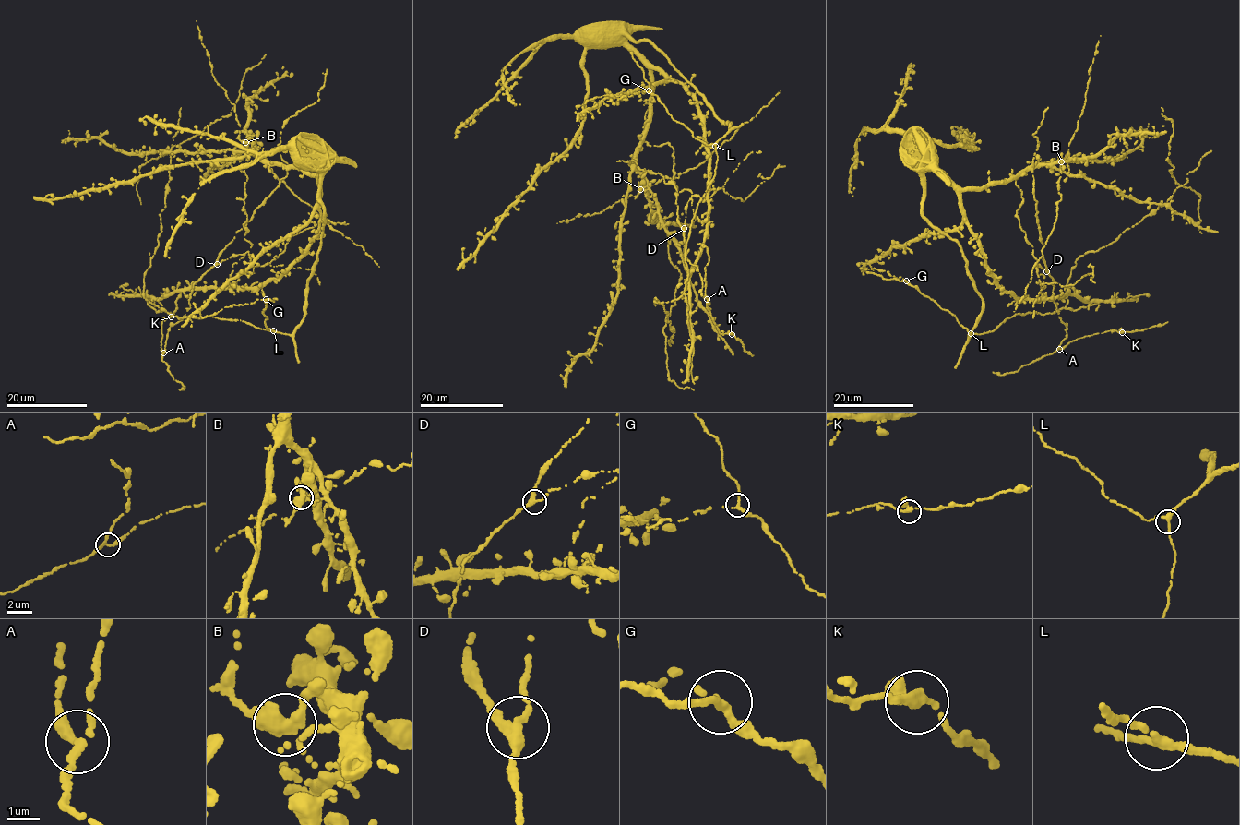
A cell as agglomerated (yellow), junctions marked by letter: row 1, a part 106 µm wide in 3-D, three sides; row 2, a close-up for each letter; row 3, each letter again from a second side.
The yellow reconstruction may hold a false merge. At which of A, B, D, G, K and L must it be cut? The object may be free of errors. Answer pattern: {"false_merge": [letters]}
{"false_merge": ["D"]}

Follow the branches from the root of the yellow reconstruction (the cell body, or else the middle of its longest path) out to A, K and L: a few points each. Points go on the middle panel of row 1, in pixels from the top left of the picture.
A: (703, 132), (695, 99), (650, 68), (647, 129), (627, 161), (691, 192), (684, 254), (697, 267), (707, 299)
K: (703, 132), (695, 99), (650, 68), (647, 129), (627, 161), (691, 192), (684, 255), (719, 332), (732, 334)
L: (703, 132), (695, 99), (642, 61), (622, 34), (650, 41), (701, 93), (716, 117), (731, 123), (715, 146)

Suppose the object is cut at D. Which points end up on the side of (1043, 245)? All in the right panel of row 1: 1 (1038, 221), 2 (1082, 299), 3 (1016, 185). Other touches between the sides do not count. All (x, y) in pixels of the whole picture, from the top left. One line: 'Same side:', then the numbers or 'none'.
Same side: 1, 2

